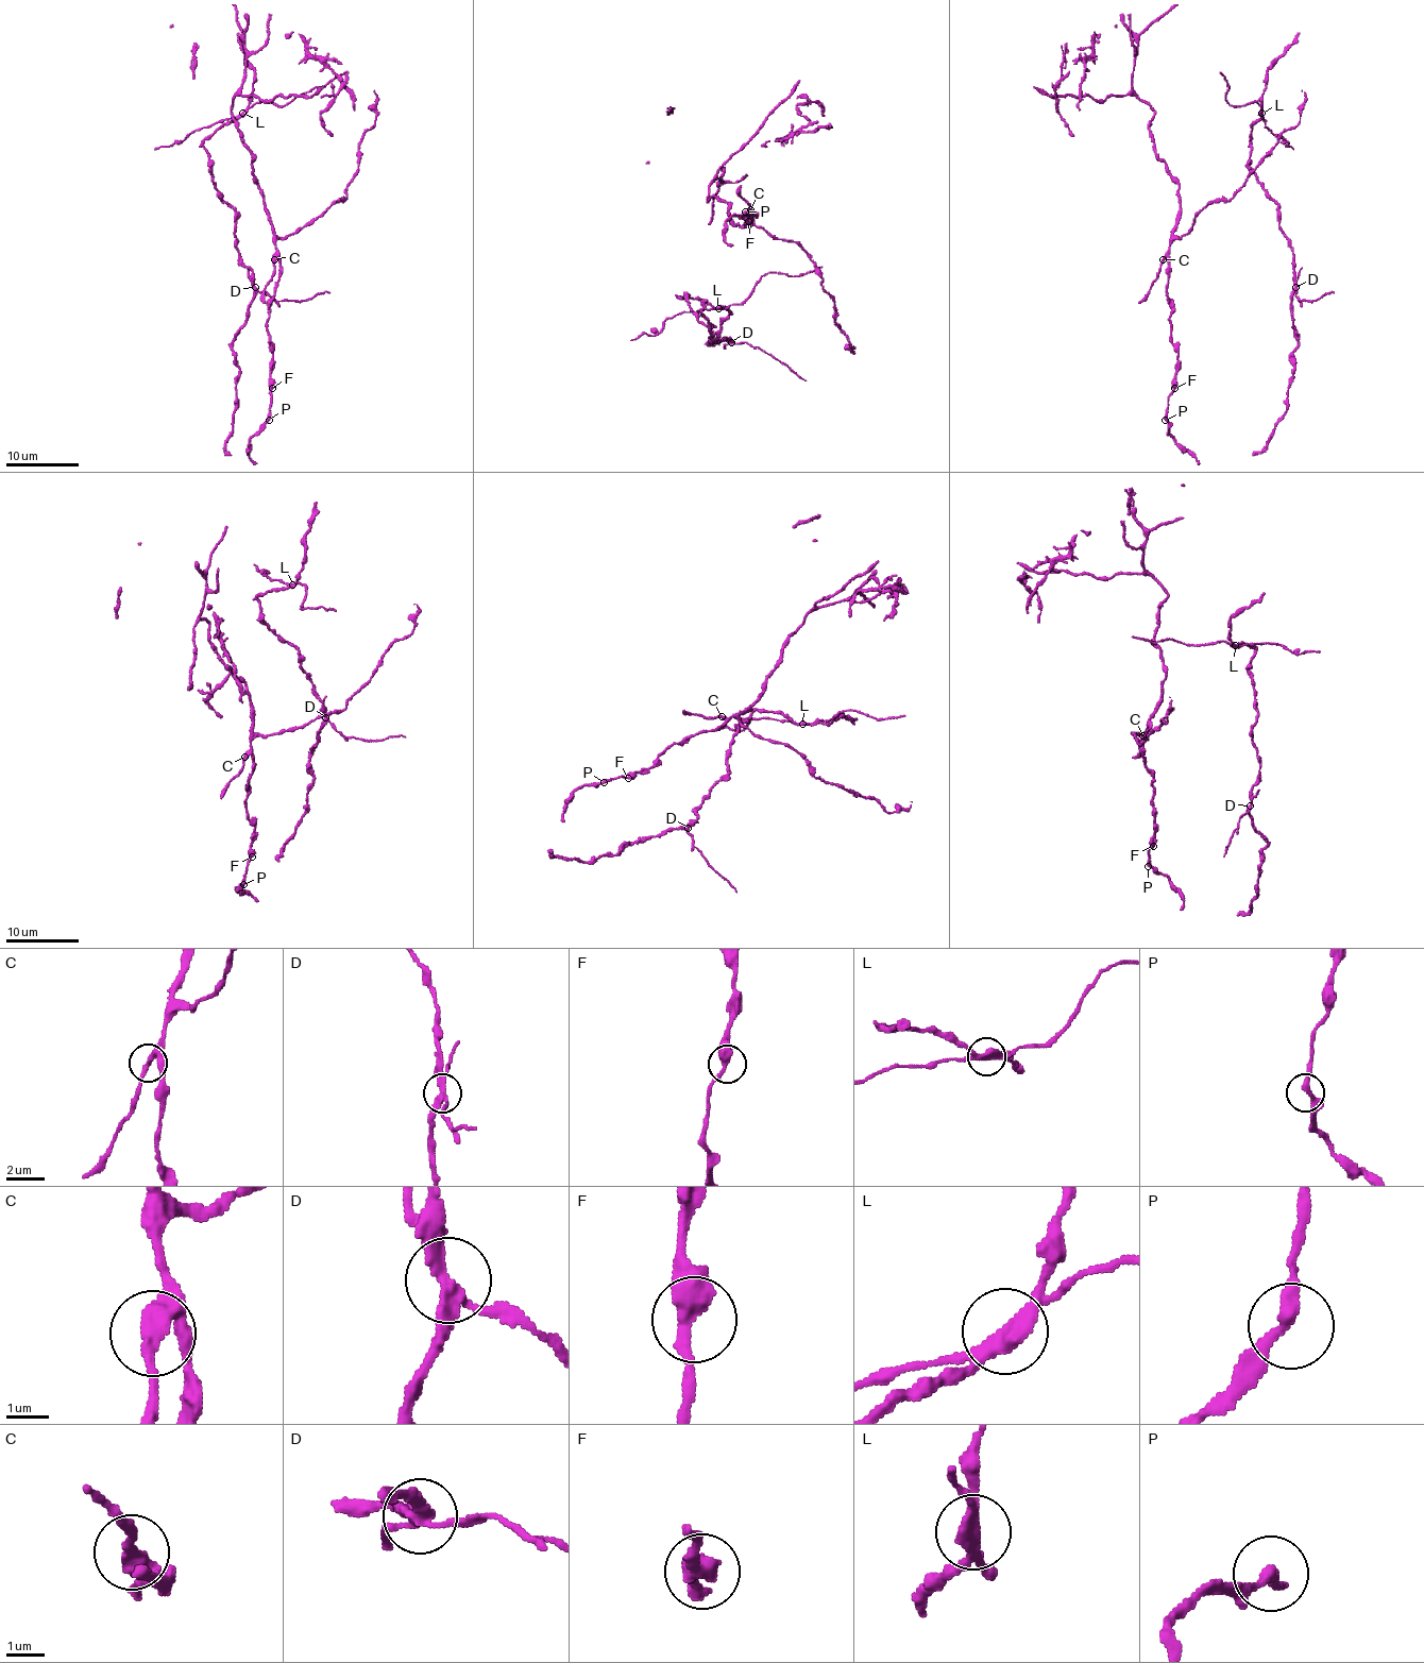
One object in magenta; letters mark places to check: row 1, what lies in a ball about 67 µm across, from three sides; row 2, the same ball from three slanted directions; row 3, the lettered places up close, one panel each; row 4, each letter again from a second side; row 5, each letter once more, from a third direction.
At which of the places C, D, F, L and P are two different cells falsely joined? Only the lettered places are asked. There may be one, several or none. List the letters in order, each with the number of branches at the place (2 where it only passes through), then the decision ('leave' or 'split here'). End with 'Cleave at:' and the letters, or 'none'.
C: 3 | split here
D: 3 | split here
F: 3 | leave
L: 3 | split here
P: 2 | leave
Cleave at: C, D, L

